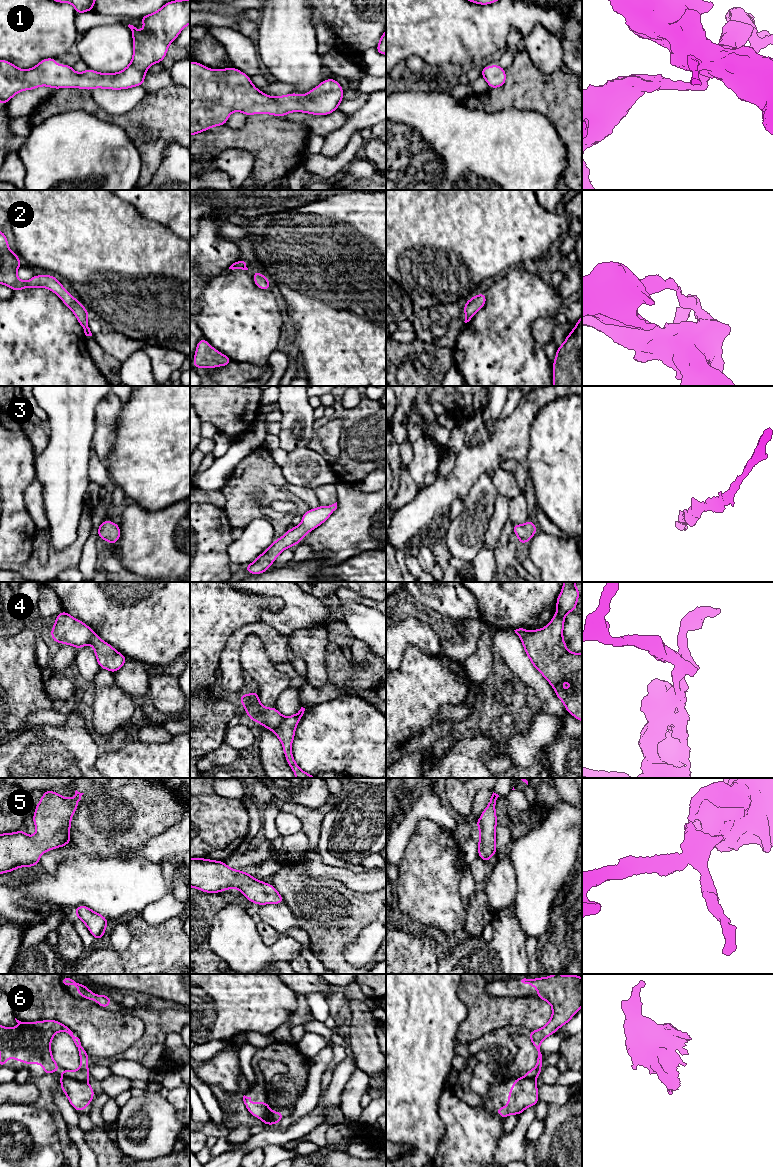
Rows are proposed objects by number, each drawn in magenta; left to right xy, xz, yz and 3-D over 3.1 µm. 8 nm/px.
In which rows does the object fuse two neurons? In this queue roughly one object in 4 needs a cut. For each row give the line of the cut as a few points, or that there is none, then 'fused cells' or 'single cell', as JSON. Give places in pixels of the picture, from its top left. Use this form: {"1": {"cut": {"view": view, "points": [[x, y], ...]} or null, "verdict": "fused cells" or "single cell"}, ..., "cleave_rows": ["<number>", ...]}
{"1": {"cut": null, "verdict": "single cell"}, "2": {"cut": null, "verdict": "single cell"}, "3": {"cut": null, "verdict": "single cell"}, "4": {"cut": {"view": "xz", "points": [[285, 718], [273, 731]]}, "verdict": "fused cells"}, "5": {"cut": null, "verdict": "single cell"}, "6": {"cut": {"view": "xy", "points": [[61, 1075], [85, 1082]]}, "verdict": "fused cells"}, "cleave_rows": ["4", "6"]}

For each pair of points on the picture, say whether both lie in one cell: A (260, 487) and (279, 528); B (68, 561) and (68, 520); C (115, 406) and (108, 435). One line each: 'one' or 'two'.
A: one
B: two
C: one

